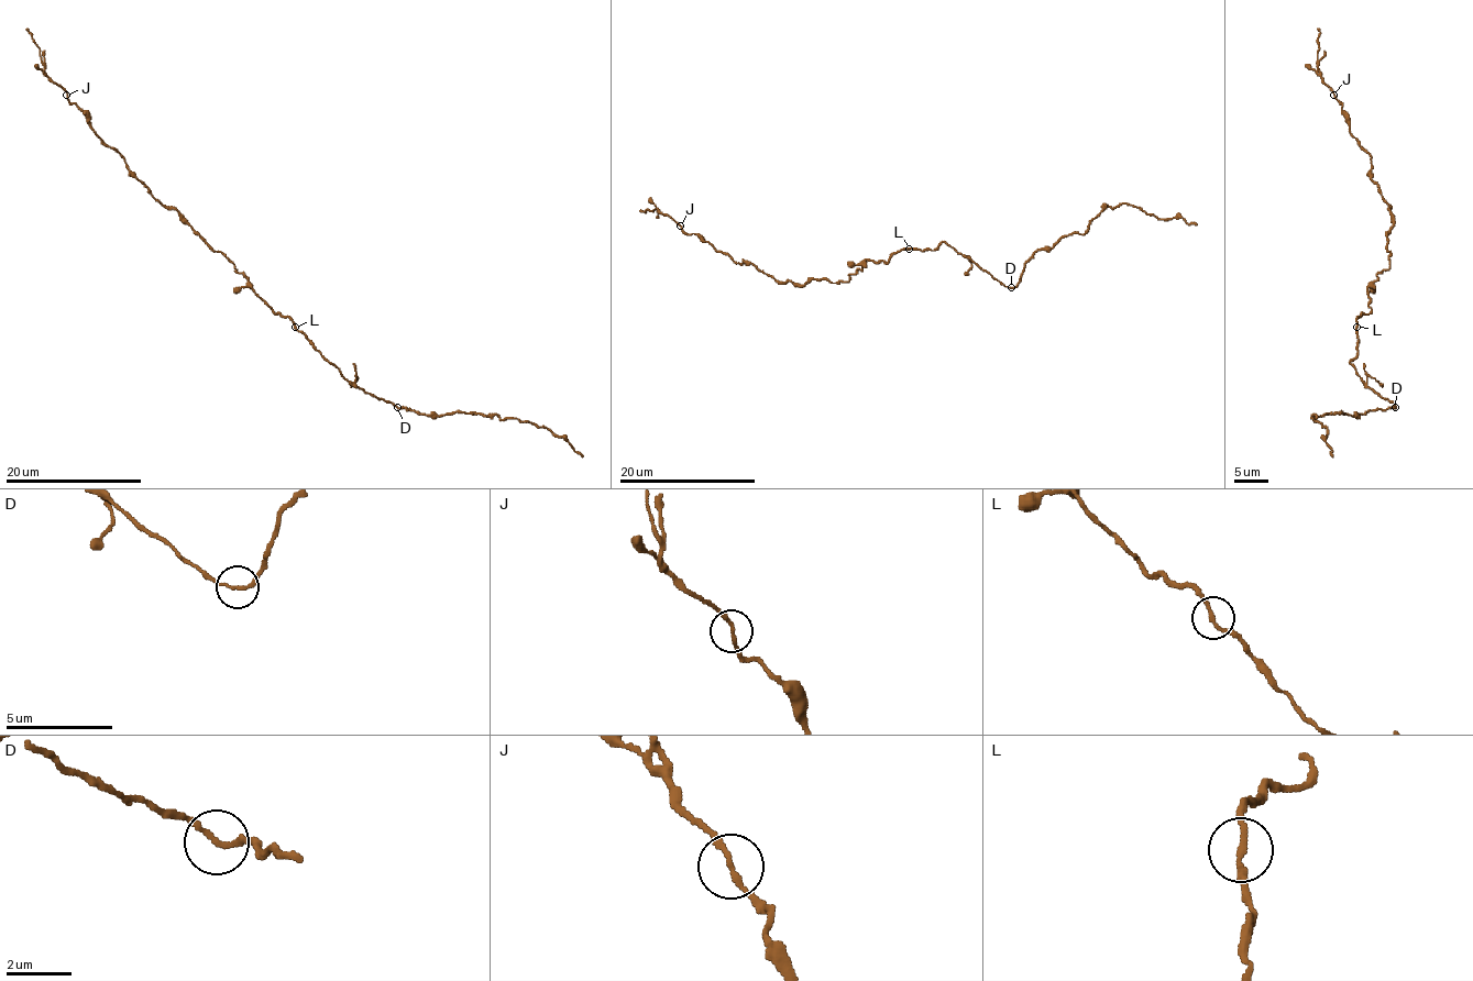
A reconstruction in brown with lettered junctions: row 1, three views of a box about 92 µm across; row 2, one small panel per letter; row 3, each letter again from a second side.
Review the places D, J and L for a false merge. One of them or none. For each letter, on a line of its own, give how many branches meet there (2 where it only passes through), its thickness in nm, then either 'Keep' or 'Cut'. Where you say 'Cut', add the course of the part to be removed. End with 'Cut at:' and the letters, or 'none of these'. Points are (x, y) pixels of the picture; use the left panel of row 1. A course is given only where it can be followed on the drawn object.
D: Branches: 2. Thickness 160 nm. Keep
J: Branches: 2. Thickness 160 nm. Keep
L: Branches: 2. Thickness 160 nm. Keep
Cut at: none of these

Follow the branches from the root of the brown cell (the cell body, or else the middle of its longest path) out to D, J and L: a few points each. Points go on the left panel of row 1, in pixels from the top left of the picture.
D: (276, 315), (287, 317), (344, 378), (363, 392), (398, 407)
J: (276, 315), (244, 274), (174, 209), (164, 207), (152, 195), (66, 95)
L: (276, 315), (287, 317), (295, 327)

